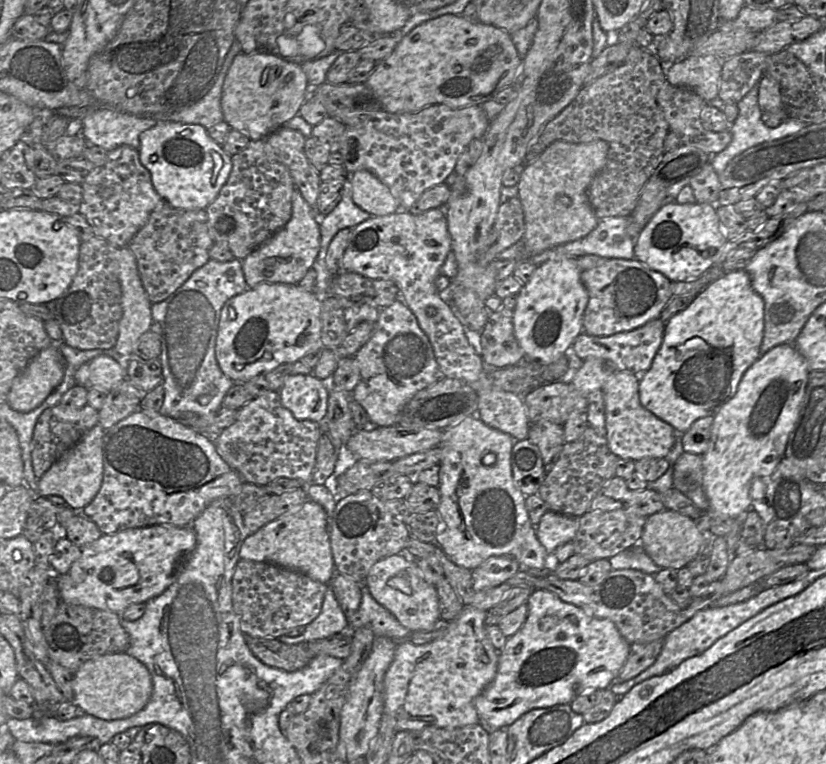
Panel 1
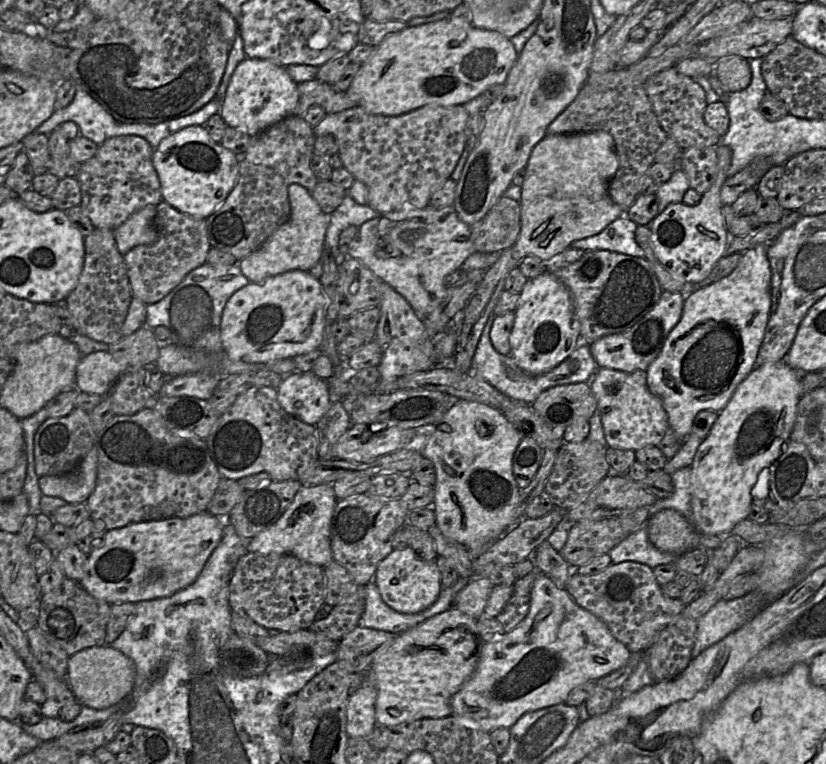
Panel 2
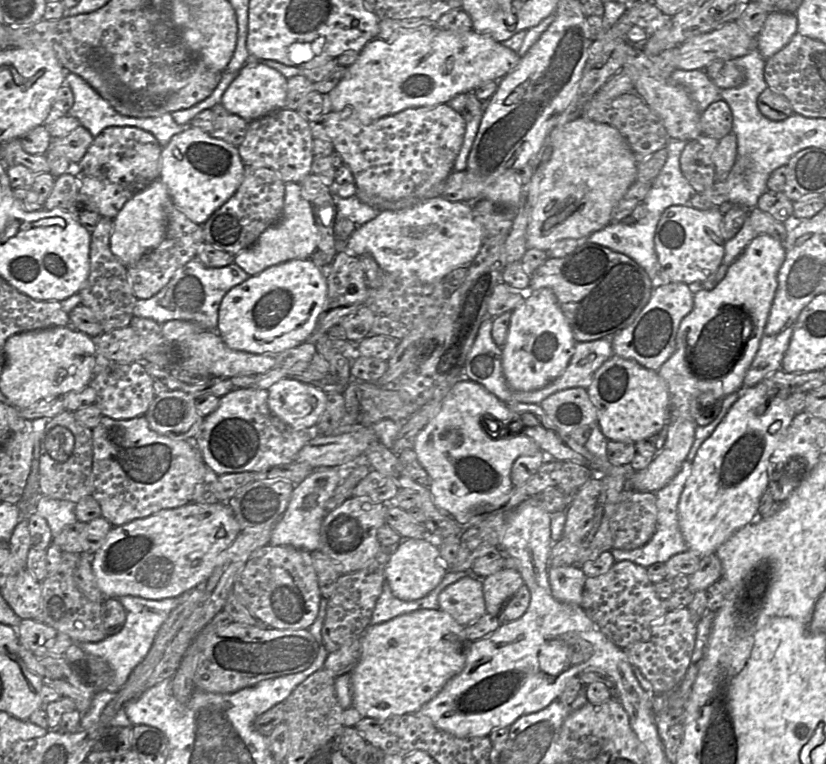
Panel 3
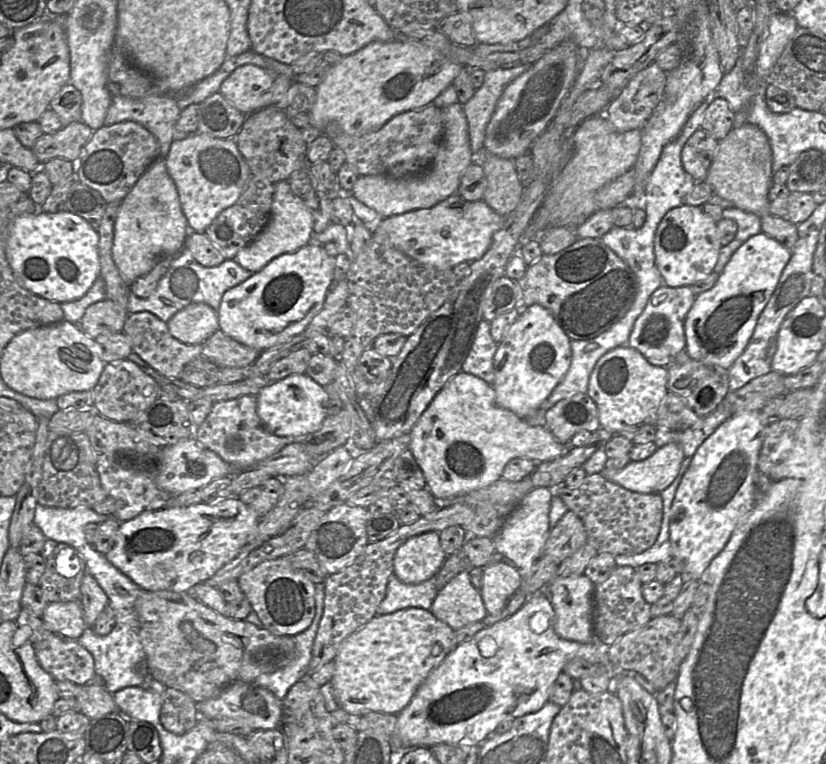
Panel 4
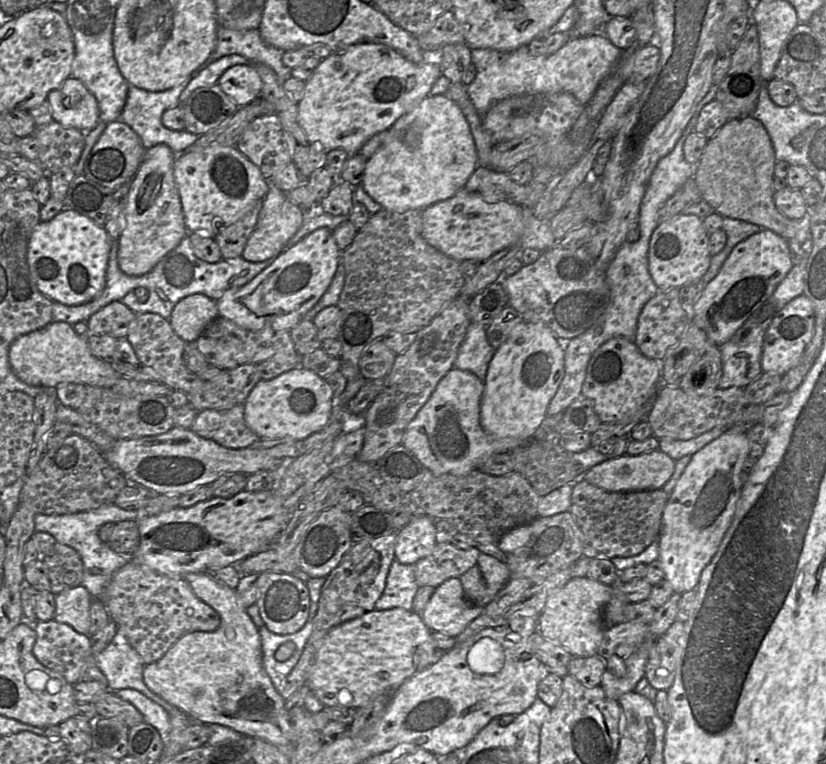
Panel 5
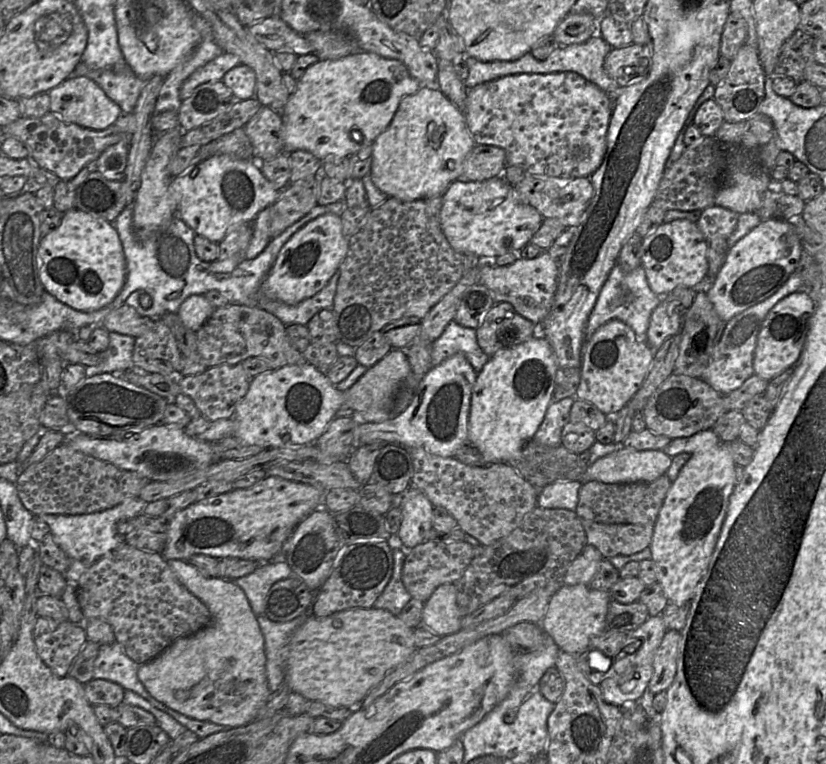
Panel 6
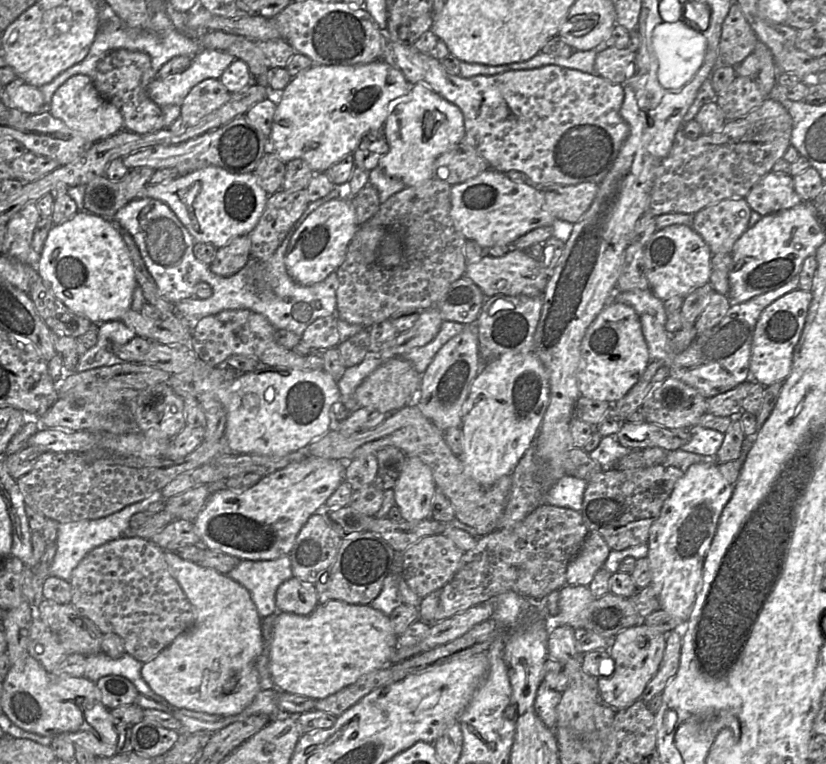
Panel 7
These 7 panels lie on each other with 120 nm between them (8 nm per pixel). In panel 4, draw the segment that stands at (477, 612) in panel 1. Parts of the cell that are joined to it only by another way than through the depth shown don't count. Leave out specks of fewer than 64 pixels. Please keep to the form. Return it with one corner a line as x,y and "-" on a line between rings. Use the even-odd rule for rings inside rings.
408,607
375,615
340,645
330,680
339,707
348,714
398,714
418,686
456,647
455,631
430,610

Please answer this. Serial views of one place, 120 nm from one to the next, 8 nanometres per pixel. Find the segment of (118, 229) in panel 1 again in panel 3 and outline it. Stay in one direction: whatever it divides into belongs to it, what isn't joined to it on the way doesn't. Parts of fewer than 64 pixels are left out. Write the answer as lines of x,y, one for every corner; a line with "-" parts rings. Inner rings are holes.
110,126
93,139
87,152
75,165
75,176
80,180
81,193
89,196
102,217
114,219
123,205
158,179
161,171
161,150
157,139
148,131
132,126

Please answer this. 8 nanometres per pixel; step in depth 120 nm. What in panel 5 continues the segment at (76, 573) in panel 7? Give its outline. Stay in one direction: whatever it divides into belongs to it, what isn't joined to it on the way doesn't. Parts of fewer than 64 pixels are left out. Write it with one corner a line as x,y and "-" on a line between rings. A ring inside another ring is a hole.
134,558
113,574
102,602
145,665
162,658
184,634
212,632
221,623
219,614
194,594
184,578
160,574

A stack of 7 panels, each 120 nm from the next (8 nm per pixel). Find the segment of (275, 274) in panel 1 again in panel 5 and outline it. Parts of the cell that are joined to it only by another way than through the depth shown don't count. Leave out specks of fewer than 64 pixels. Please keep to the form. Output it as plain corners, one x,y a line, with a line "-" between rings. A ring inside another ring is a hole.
270,183
267,195
260,210
258,221
244,247
242,258
249,262
262,262
276,258
287,249
289,240
295,235
304,223
303,210
292,203
286,193

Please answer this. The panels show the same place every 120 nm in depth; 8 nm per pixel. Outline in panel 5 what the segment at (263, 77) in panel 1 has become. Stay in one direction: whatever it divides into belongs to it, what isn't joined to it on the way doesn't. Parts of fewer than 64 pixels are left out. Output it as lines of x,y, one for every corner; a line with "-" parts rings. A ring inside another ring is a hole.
252,64
235,65
226,70
217,83
238,107
260,97
262,80

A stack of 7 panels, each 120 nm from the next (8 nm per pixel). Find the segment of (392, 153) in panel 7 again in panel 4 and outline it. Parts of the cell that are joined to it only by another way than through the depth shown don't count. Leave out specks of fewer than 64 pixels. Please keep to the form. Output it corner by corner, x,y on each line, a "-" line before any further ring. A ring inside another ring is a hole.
459,102
442,109
444,131
439,149
423,172
403,178
384,175
359,176
351,195
382,217
401,215
418,209
431,208
457,193
466,169
475,161
469,140
469,128
464,107

